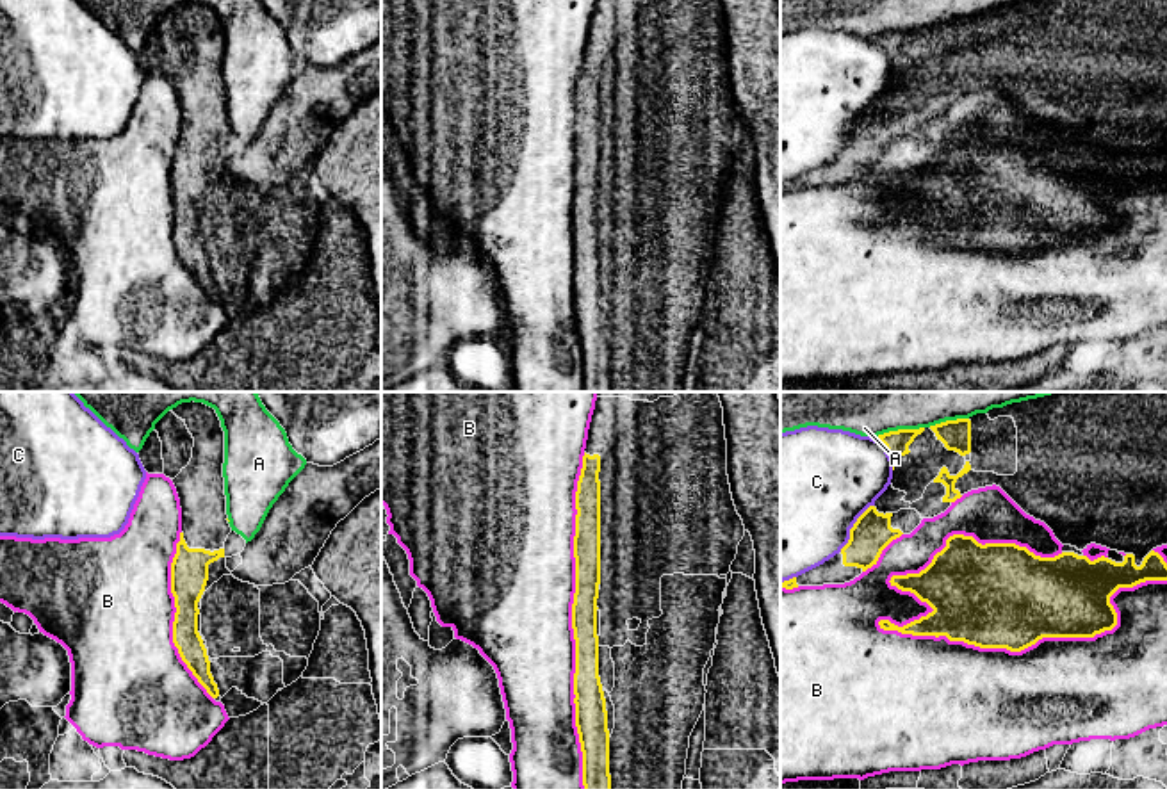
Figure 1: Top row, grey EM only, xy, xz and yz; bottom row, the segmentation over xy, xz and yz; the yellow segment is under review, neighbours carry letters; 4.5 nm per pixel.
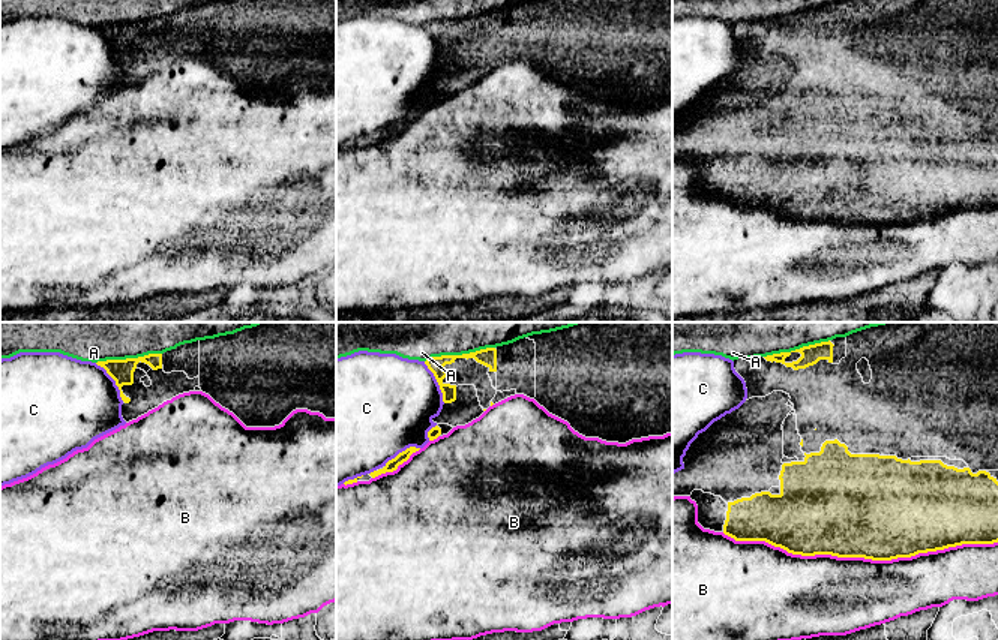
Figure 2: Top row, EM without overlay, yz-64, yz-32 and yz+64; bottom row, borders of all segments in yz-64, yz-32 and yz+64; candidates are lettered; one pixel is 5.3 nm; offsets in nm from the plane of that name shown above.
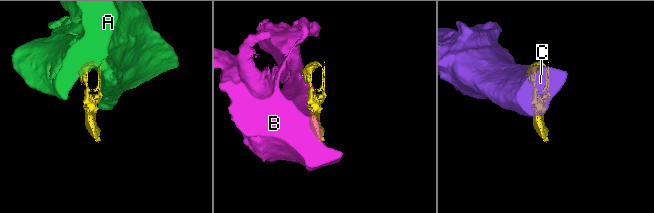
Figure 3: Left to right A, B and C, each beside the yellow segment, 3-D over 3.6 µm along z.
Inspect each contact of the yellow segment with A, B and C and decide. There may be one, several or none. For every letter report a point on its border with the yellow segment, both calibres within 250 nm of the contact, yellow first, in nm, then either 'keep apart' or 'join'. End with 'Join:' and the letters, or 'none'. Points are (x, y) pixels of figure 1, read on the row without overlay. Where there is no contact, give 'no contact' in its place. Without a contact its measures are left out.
A: yz (898, 31) | 110/180 nm | keep apart
B: yz (1037, 241) | 460/480 nm | keep apart
C: yz (852, 129) | 180/500 nm | keep apart
Join: none

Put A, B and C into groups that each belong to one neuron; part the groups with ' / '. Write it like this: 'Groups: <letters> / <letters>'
Groups: A / B / C

